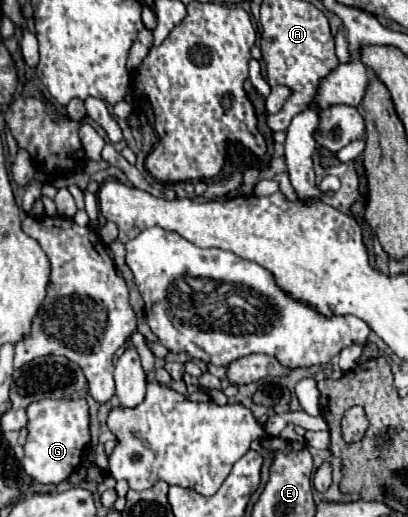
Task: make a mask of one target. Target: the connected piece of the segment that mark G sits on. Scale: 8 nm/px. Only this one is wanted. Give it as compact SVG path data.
M85 397L79 399L41 399L27 407L27 441L23 471L45 485L59 485L81 465L91 441L91 417Z

